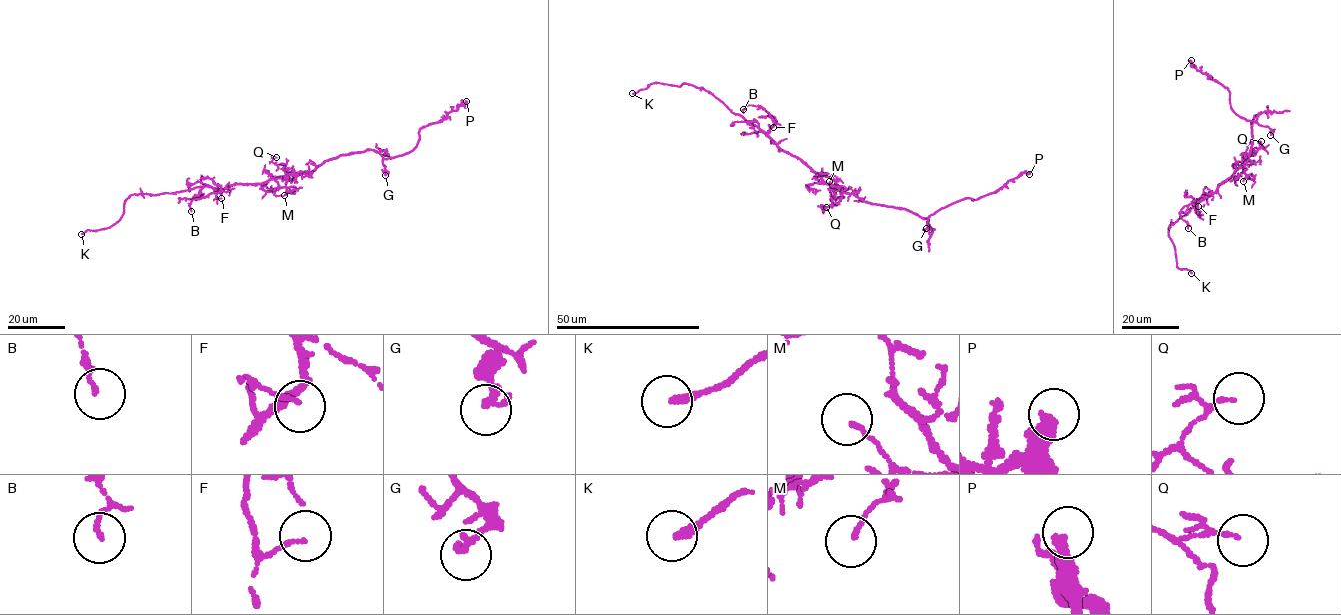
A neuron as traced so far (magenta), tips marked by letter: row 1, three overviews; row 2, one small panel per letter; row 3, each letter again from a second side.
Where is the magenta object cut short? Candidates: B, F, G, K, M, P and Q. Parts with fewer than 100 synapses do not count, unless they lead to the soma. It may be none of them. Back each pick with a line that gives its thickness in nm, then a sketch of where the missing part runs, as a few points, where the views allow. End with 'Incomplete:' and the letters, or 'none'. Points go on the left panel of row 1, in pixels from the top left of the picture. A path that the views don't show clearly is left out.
K: Thickness 240 nm. Course of what is missing: (81, 234), (63, 238), (57, 246)
Incomplete: K

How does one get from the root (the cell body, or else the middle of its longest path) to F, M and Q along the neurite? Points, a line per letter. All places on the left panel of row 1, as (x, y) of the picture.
F: (280, 176), (260, 184), (235, 184), (214, 189), (216, 197), (221, 198)
M: (280, 176), (273, 179), (280, 187), (295, 187), (293, 193), (284, 195)
Q: (280, 176), (294, 173), (288, 172), (282, 164), (276, 165), (272, 161), (276, 157)

